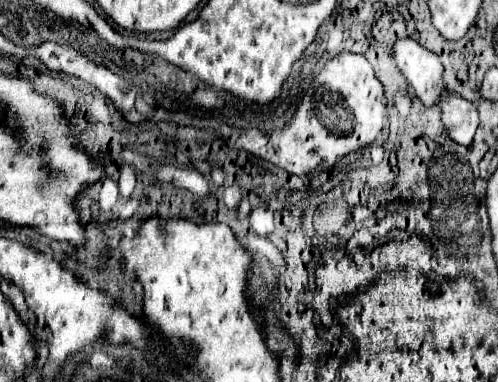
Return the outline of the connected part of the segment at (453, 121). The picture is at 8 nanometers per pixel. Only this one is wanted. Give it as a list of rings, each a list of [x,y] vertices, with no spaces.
[[[445,86],[441,92],[441,122],[451,140],[467,144],[473,140],[473,134],[479,126],[477,106],[473,102],[467,102],[465,98],[459,98]]]

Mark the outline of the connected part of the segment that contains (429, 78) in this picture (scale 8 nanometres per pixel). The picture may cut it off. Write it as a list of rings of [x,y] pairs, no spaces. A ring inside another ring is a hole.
[[[397,38],[393,44],[393,58],[415,94],[429,94],[423,100],[427,106],[437,104],[437,86],[443,86],[441,60],[413,38]]]

